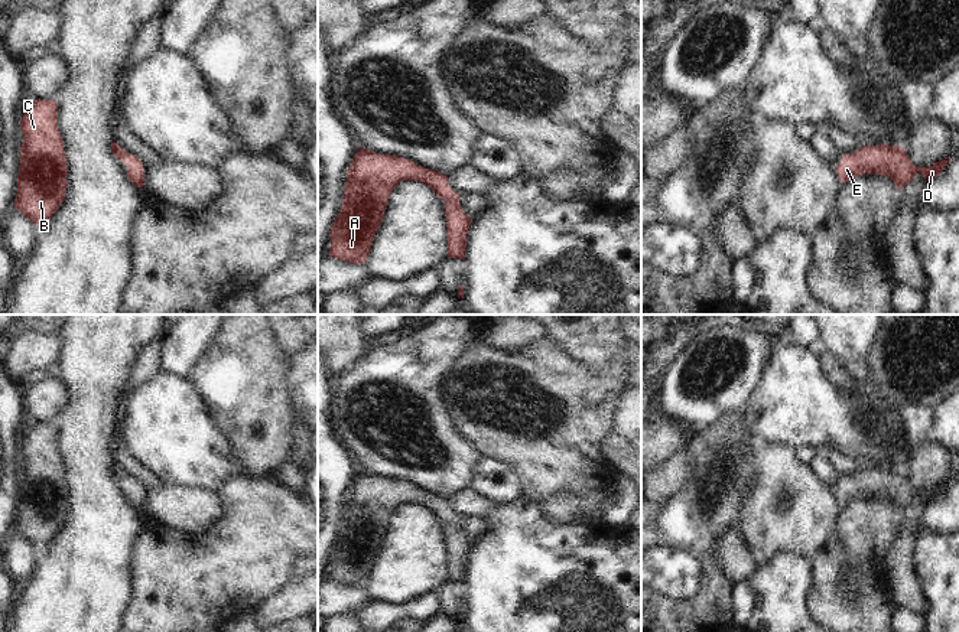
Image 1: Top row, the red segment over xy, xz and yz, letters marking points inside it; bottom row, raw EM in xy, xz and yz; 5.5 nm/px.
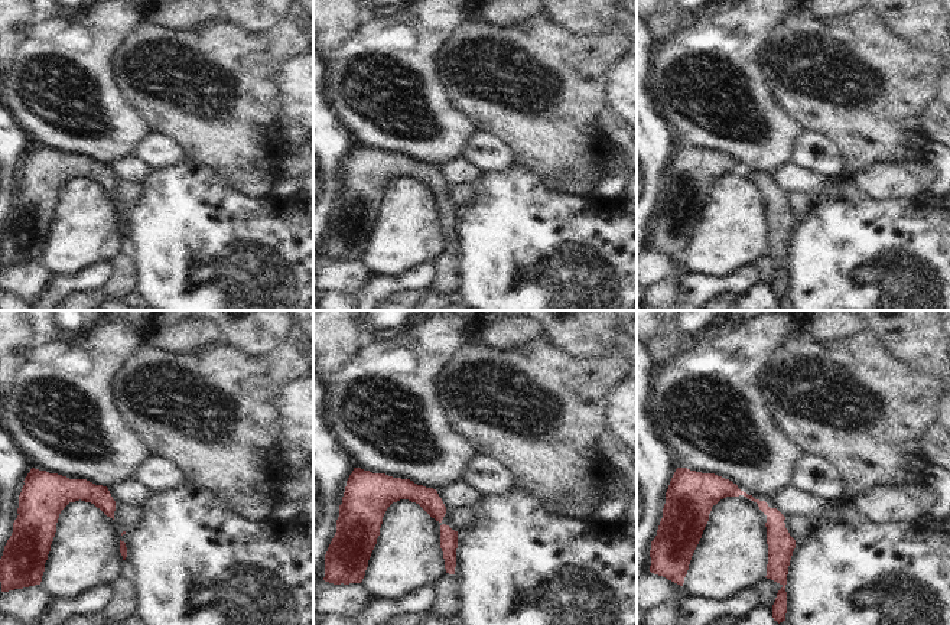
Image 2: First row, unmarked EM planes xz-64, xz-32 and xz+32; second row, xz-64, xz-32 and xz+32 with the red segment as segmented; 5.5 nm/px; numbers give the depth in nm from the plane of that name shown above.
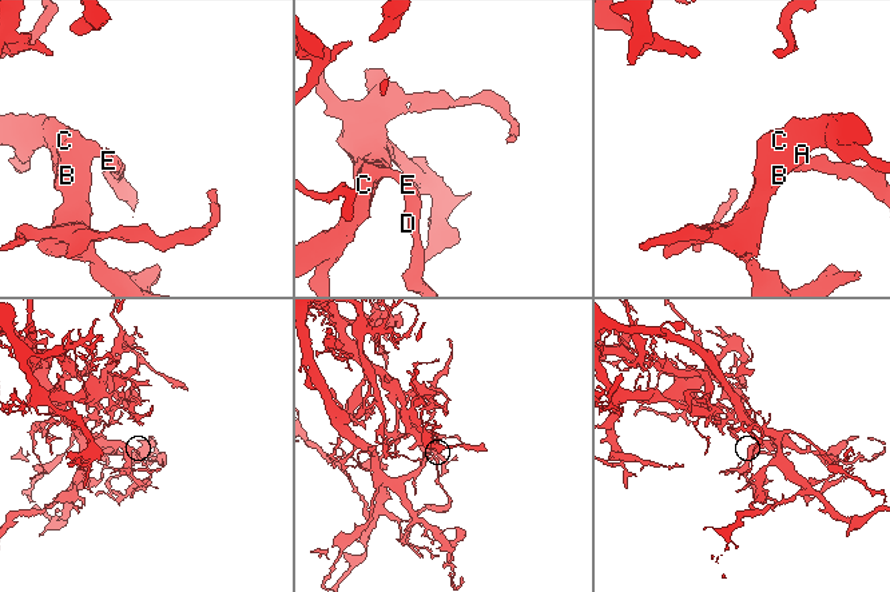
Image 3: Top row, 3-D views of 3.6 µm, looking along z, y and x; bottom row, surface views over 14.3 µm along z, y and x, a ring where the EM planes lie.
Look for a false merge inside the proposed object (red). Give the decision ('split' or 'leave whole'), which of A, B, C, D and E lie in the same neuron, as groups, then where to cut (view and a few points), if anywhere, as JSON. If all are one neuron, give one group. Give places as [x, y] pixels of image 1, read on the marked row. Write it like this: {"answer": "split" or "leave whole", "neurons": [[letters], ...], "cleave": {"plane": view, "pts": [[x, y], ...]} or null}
{"answer": "leave whole", "neurons": [["A", "B", "C", "D", "E"]], "cleave": null}

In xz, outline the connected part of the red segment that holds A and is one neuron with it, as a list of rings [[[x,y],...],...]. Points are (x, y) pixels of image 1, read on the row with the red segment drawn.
[[[358,149],[348,167],[344,202],[329,232],[331,257],[364,265],[390,193],[402,180],[422,182],[445,201],[448,257],[465,258],[471,218],[462,211],[459,193],[452,190],[448,176],[404,157],[377,154],[367,149]]]

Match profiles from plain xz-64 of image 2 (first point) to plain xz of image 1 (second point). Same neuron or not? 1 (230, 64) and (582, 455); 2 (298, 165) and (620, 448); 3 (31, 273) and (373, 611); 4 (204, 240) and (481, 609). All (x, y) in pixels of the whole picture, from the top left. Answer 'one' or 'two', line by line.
1: one
2: one
3: two
4: one

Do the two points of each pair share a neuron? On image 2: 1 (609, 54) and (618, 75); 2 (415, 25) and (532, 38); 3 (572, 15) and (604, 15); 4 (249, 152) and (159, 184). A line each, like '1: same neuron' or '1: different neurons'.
1: different neurons
2: different neurons
3: same neuron
4: different neurons

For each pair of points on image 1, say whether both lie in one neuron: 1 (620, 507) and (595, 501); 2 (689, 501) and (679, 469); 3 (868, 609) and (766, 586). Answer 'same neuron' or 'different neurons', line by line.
1: different neurons
2: different neurons
3: different neurons

